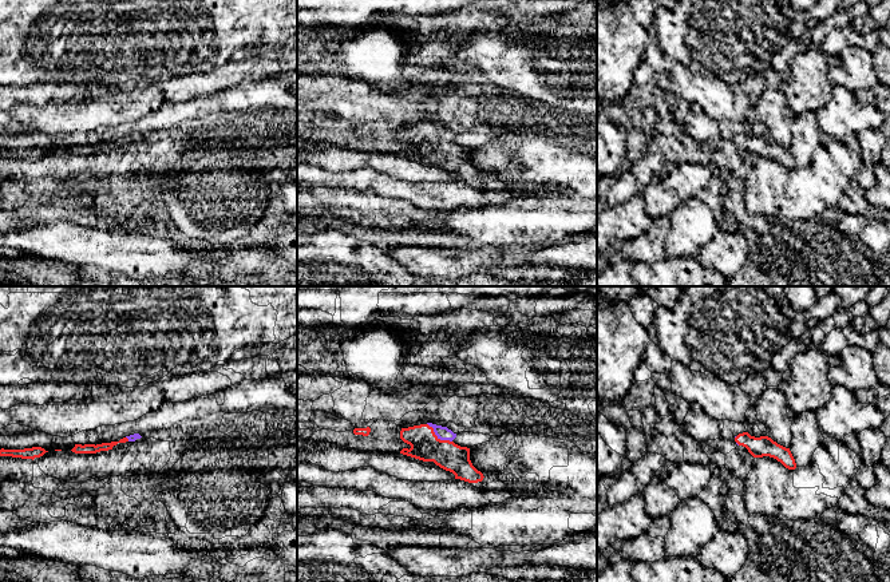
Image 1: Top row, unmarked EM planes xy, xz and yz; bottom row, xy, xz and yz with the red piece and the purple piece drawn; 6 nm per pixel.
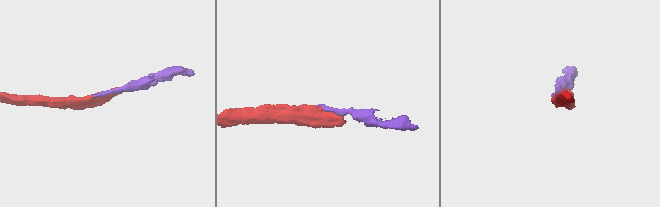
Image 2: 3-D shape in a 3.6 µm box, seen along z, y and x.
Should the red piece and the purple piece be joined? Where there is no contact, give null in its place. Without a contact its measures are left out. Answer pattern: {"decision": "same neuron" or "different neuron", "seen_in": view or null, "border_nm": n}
{"decision": "same neuron", "seen_in": "xz", "border_nm": 190}

